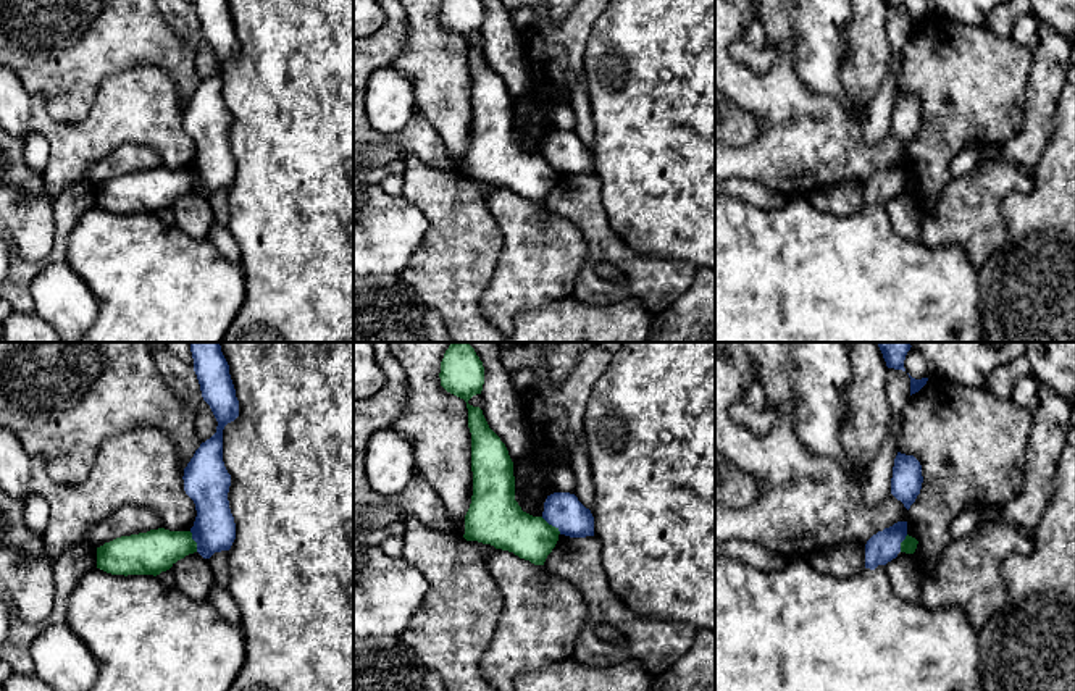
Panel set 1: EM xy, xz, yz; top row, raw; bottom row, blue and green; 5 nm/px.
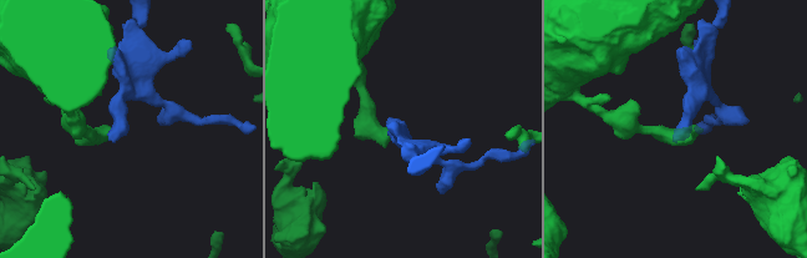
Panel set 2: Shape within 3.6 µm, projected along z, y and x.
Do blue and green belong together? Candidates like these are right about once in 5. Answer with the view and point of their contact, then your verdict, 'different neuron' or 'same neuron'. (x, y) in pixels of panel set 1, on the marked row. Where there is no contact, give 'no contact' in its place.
xz (551, 523) | different neuron

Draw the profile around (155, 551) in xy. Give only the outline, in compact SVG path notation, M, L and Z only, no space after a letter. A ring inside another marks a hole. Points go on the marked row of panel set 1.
M165 528L121 536L97 547L97 568L111 575L160 575L197 552L190 531Z

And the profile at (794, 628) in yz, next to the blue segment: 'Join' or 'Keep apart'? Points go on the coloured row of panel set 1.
Join

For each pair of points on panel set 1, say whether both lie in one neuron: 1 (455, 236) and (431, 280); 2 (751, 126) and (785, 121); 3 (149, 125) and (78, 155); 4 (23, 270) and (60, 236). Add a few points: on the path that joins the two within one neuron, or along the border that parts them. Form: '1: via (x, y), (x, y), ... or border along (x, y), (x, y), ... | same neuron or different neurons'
1: via (455, 247), (455, 255), (443, 268) | same neuron
2: border along (732, 100), (759, 120), (759, 133), (744, 146) | different neurons
3: via (131, 125), (108, 125), (96, 138) | same neuron
4: via (34, 267), (46, 262), (60, 247) | same neuron

